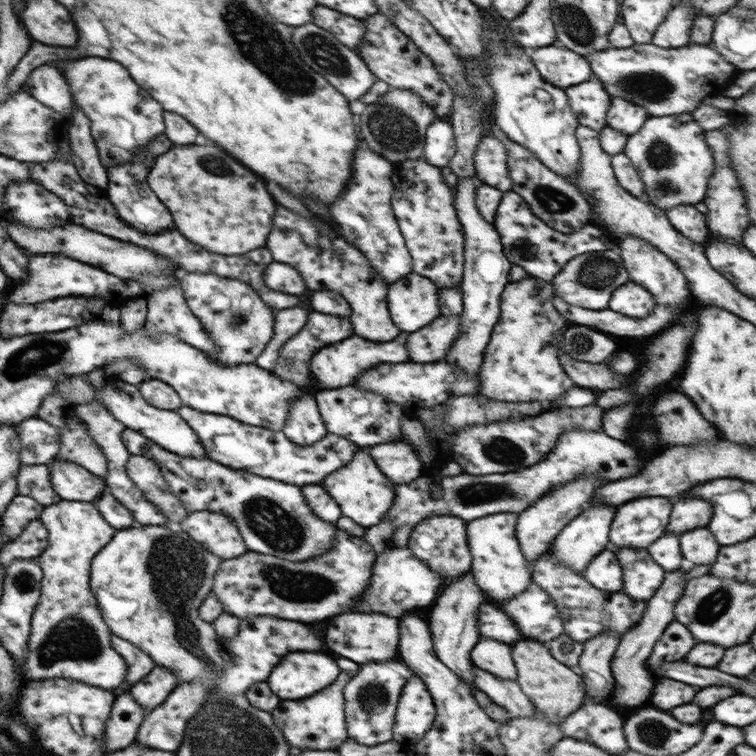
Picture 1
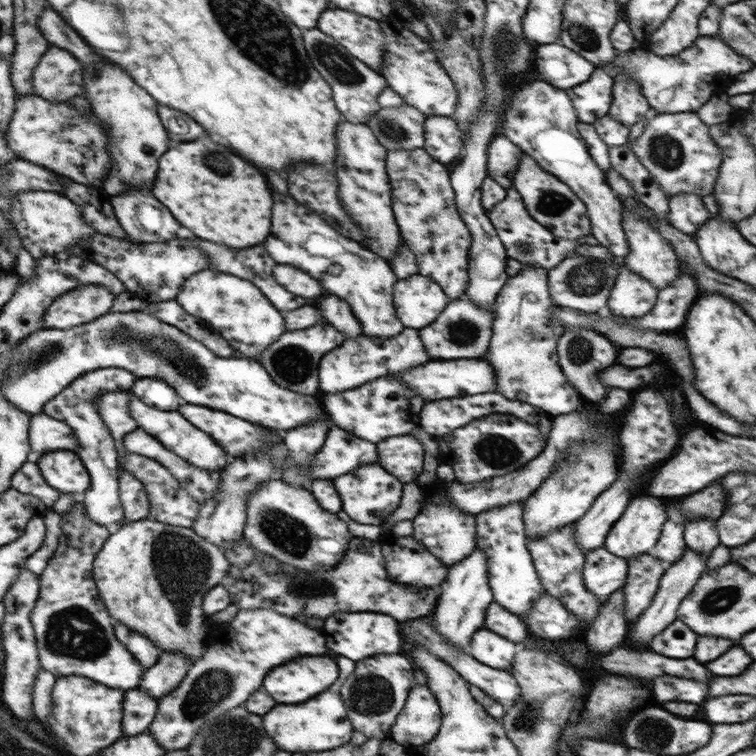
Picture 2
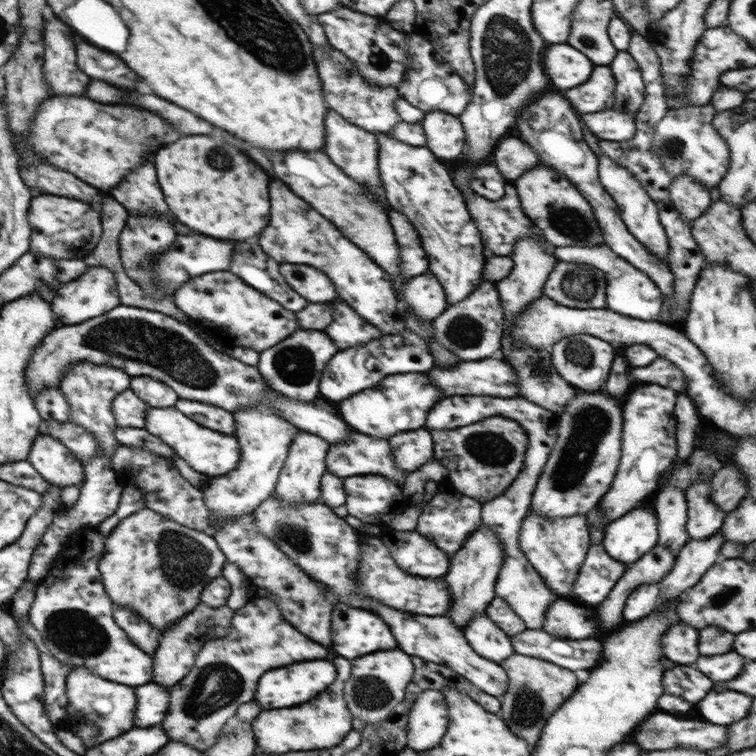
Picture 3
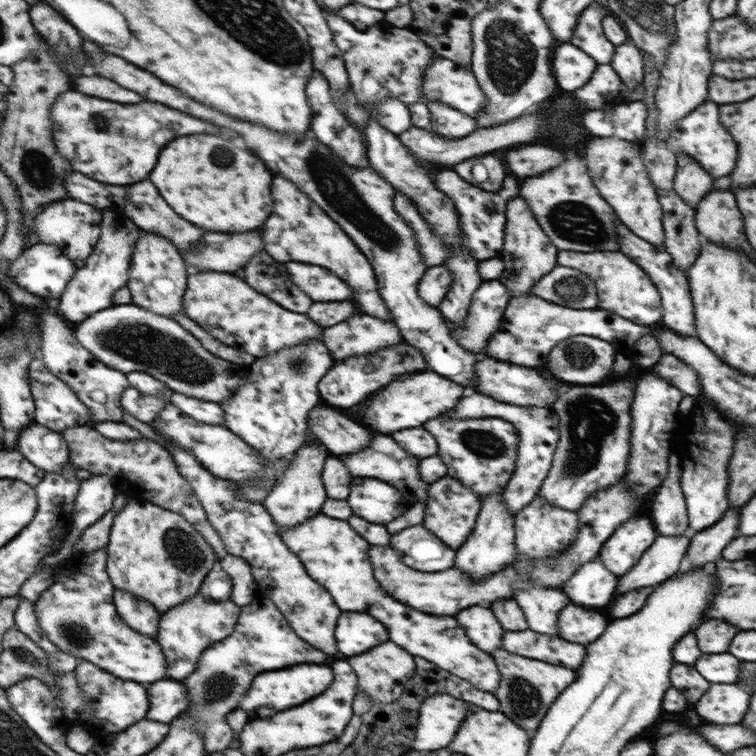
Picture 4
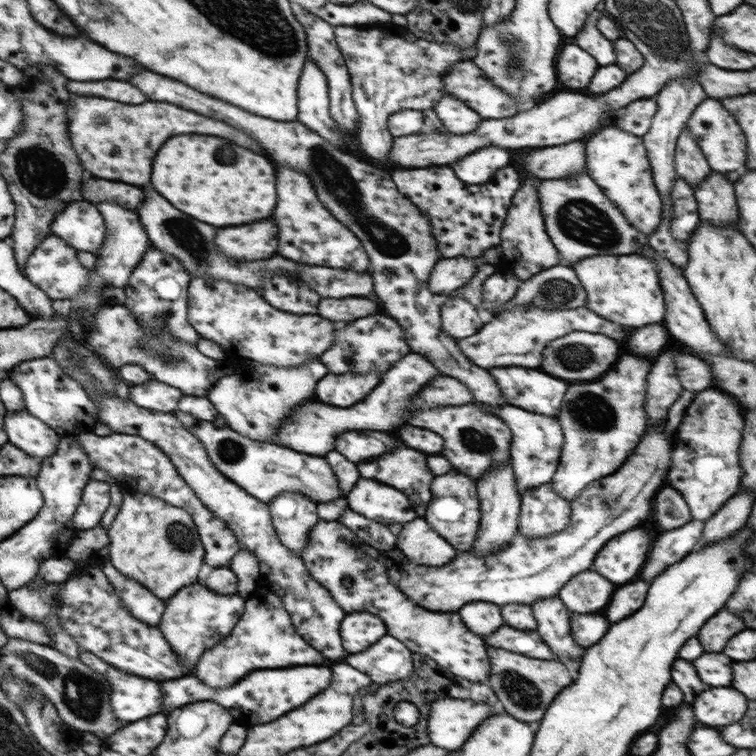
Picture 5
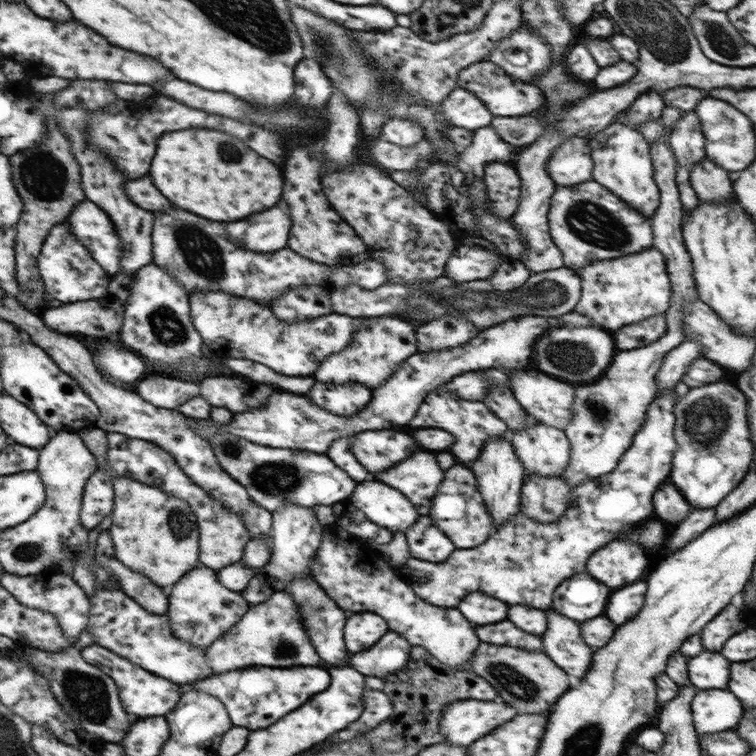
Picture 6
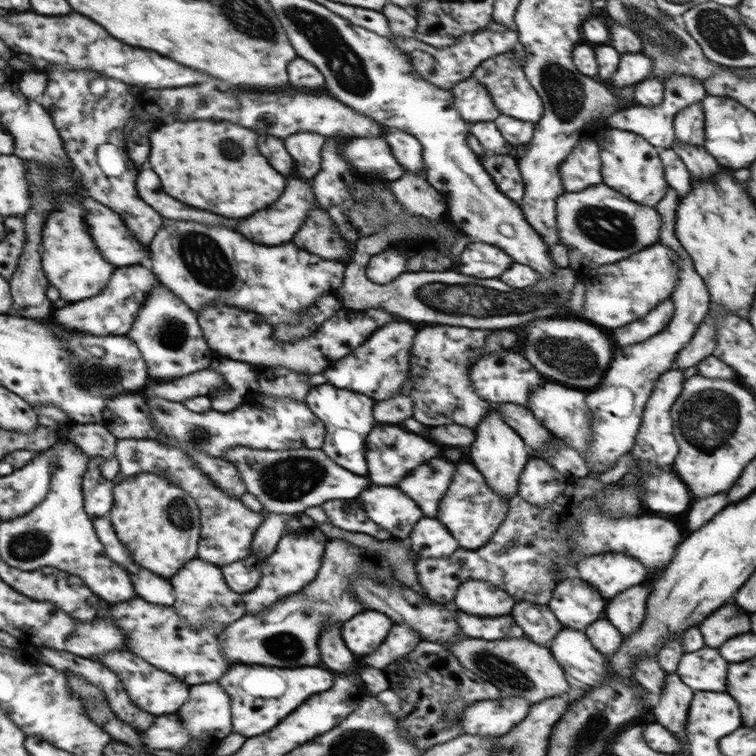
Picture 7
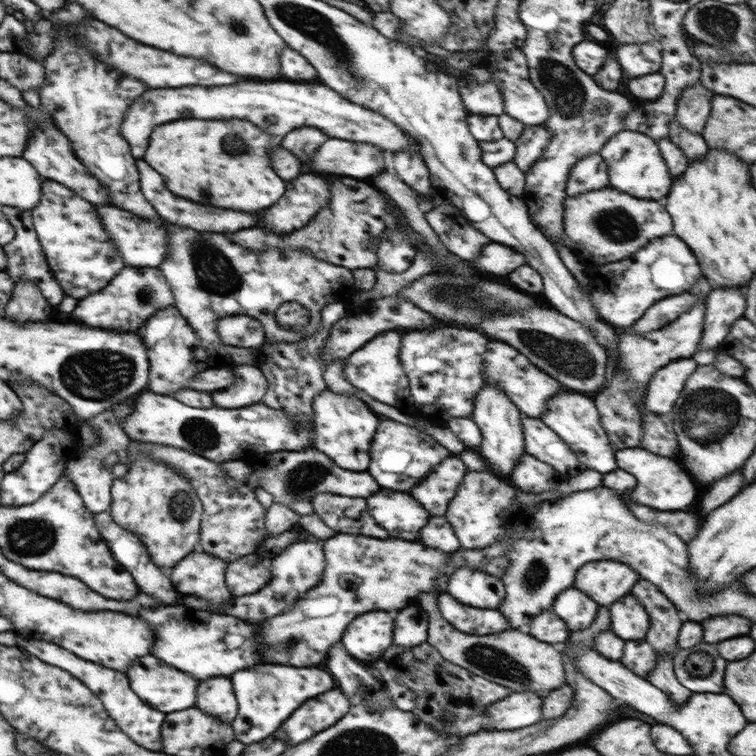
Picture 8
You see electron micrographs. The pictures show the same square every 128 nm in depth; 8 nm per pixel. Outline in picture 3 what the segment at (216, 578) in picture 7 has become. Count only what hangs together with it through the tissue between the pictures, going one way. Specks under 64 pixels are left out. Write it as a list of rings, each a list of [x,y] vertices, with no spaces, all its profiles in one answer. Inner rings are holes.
[[[200,601],[190,613],[186,613],[176,623],[170,625],[161,633],[160,644],[153,654],[154,678],[152,682],[166,687],[173,687],[176,683],[180,683],[194,666],[196,655],[199,654],[203,644],[228,634],[234,612],[235,610],[230,609],[227,604],[211,607]]]

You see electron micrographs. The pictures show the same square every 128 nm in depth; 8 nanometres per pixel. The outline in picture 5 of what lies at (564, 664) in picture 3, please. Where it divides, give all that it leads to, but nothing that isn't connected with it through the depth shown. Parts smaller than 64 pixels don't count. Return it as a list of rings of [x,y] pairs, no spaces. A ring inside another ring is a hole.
[[[504,625],[484,640],[486,640],[486,645],[494,648],[503,648],[535,659],[557,660],[554,650],[542,640],[538,631],[522,631]]]

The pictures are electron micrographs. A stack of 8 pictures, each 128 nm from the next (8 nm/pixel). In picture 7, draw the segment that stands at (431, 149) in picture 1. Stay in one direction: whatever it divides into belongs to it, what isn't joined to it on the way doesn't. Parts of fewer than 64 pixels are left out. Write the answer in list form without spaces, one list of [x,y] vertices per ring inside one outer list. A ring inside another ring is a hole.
[[[474,77],[460,81],[452,88],[452,93],[460,117],[469,124],[493,121],[500,114],[488,89]]]

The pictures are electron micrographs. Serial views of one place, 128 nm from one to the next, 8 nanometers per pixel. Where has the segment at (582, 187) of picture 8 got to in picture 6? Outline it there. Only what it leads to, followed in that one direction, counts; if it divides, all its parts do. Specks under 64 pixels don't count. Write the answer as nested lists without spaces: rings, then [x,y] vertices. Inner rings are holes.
[[[569,137],[562,146],[558,146],[550,154],[546,171],[557,186],[576,186],[593,180],[594,159],[588,142],[590,138]]]

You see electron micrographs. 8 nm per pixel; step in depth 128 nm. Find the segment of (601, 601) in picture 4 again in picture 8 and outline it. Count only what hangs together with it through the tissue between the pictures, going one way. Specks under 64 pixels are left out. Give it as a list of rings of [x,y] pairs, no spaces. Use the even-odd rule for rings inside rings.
[[[570,586],[569,589],[562,590],[552,610],[571,631],[577,631],[588,628],[594,622],[599,608],[598,602],[594,602],[586,593],[582,594],[578,588]]]

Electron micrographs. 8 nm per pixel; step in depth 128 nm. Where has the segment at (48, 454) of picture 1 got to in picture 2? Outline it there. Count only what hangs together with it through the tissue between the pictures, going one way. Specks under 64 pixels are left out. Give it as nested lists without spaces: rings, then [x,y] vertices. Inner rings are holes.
[[[38,413],[30,418],[30,447],[32,459],[54,450],[79,450],[74,431],[62,420],[56,420],[46,413]]]

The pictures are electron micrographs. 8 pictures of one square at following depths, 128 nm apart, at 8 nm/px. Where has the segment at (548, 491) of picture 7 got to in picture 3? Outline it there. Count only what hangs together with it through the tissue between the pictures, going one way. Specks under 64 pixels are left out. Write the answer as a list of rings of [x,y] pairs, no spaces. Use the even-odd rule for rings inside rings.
[[[529,512],[520,525],[518,546],[534,566],[536,572],[543,578],[545,585],[559,598],[570,600],[576,604],[579,601],[572,592],[578,570],[586,558],[591,546],[590,532],[587,527],[587,517],[576,515],[562,518],[548,518],[540,513]]]

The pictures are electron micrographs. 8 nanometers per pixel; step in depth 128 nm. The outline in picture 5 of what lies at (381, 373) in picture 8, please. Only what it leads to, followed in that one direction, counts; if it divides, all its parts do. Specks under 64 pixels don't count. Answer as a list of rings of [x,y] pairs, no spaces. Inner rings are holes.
[[[385,313],[365,316],[350,322],[346,328],[338,330],[338,336],[334,336],[336,342],[319,357],[321,364],[328,368],[328,374],[346,374],[346,372],[382,372],[390,370],[394,362],[411,353],[410,345],[406,340],[404,329],[398,321]]]

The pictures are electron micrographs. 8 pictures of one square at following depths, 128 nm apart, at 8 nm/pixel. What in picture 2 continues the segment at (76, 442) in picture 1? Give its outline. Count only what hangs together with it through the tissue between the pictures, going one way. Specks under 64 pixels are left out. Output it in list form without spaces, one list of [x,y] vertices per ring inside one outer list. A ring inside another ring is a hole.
[[[100,368],[84,373],[74,379],[69,386],[62,390],[54,399],[50,399],[48,405],[44,407],[46,415],[62,420],[74,431],[78,439],[79,450],[75,453],[83,461],[90,476],[90,487],[80,496],[79,500],[86,510],[86,516],[100,526],[112,524],[112,522],[122,522],[124,510],[120,501],[118,486],[118,451],[116,451],[116,441],[100,417],[96,409],[96,398],[98,394],[104,392],[130,391],[131,386],[137,377],[122,368]]]

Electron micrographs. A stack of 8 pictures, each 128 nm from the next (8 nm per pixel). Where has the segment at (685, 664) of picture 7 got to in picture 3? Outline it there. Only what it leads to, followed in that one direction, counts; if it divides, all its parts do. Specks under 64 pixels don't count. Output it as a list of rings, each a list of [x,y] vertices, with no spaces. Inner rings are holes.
[[[728,652],[724,656],[712,656],[712,658],[700,656],[696,666],[710,680],[714,680],[714,682],[728,682],[728,680],[736,678],[742,672],[744,662],[746,660],[742,656],[738,656],[736,652]]]

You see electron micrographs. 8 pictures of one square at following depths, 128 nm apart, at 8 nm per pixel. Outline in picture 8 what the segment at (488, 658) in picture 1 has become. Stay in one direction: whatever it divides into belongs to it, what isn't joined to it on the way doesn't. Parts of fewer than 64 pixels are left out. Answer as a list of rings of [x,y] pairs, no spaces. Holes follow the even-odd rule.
[[[460,566],[456,572],[452,572],[452,576],[448,579],[448,583],[444,586],[444,592],[452,594],[458,602],[466,606],[474,606],[474,608],[494,608],[498,609],[502,598],[504,598],[505,586],[500,577],[496,577],[490,573],[470,566]]]

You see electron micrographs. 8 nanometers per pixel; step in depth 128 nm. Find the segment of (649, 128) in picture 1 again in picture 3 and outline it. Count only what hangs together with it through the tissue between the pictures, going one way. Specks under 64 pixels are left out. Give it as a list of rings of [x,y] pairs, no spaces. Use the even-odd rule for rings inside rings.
[[[711,102],[706,105],[686,105],[670,108],[656,124],[650,149],[660,157],[662,165],[670,171],[672,180],[686,173],[710,190],[717,187],[726,176],[730,166],[730,149],[726,140],[714,129],[712,122],[715,113],[716,109]]]

